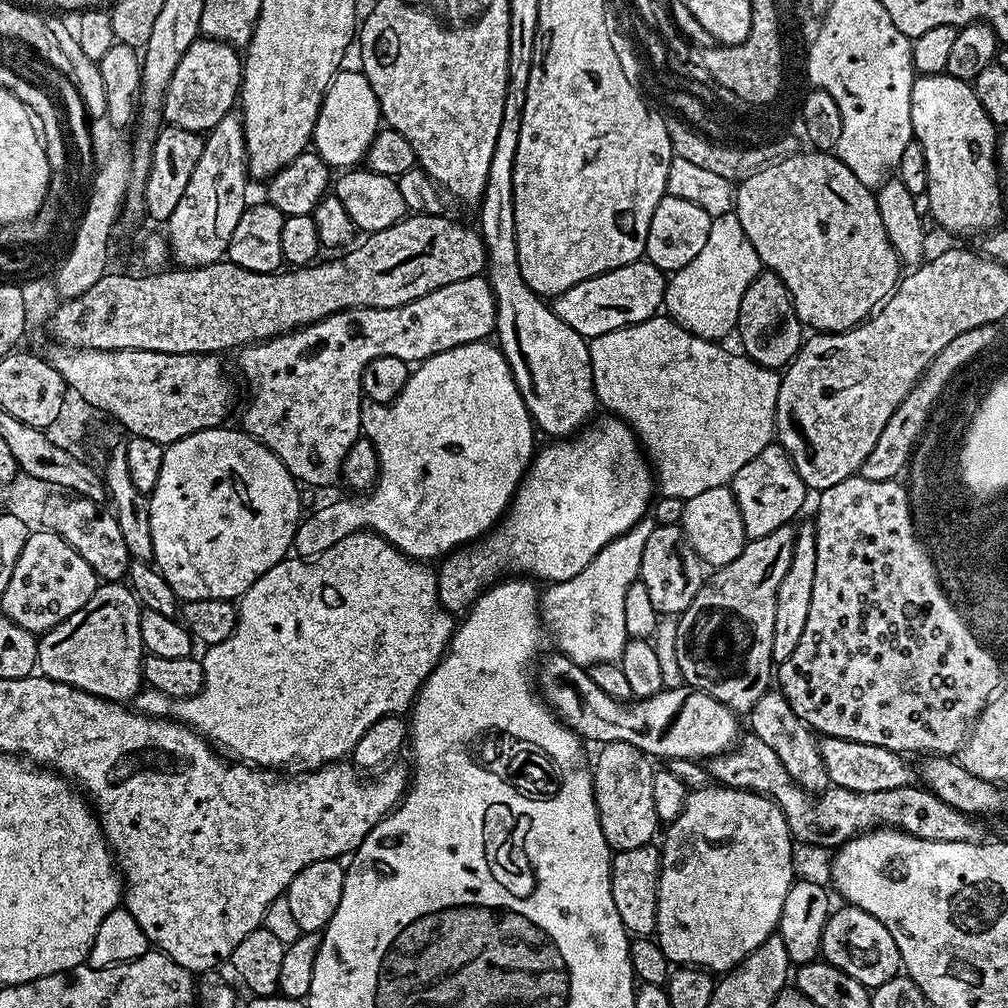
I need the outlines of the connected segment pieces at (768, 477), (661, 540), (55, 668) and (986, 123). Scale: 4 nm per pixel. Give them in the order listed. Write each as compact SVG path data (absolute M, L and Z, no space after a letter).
M779 442L768 444L762 454L750 458L750 462L746 462L746 466L734 474L730 487L738 502L738 510L742 510L742 526L748 540L766 538L766 534L774 534L774 530L783 524L792 524L804 499L810 496L794 462Z
M657 523L646 542L646 550L642 550L639 579L646 584L650 603L654 606L656 613L664 618L679 618L688 609L690 602L698 598L698 590L702 590L705 579L704 560L692 549L679 523Z
M104 582L90 594L90 602L70 614L66 622L54 626L39 637L36 645L36 662L39 675L50 678L54 682L62 682L66 686L74 686L78 690L86 690L90 694L100 696L113 702L132 702L145 687L144 682L144 643L140 629L140 613L142 609L132 589L124 582Z
M947 74L939 76L917 75L912 87L910 118L914 139L926 150L928 191L926 201L932 216L948 232L980 232L987 234L1001 223L1004 200L1000 197L1002 177L998 167L998 128L982 110L975 87L967 80Z

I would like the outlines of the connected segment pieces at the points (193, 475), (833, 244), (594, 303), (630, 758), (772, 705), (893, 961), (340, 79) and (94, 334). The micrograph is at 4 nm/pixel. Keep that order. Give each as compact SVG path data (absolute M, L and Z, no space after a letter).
M228 427L207 428L167 445L162 474L148 496L154 567L180 602L239 601L260 576L269 575L293 551L296 527L302 519L301 489L286 466L262 442L239 427Z
M801 150L795 152L792 156L786 156L782 160L777 160L764 168L760 168L754 174L750 174L744 180L739 181L738 187L735 189L734 211L738 222L742 224L742 230L750 240L751 245L754 246L754 250L757 251L761 265L767 271L778 274L778 278L782 278L786 290L790 290L792 305L801 325L808 327L809 324L812 330L817 333L846 332L849 328L855 328L873 309L883 304L896 291L902 279L900 256L895 252L894 246L891 245L890 238L887 237L886 229L882 224L882 218L879 217L876 192L867 188L862 182L858 182L858 178L854 178L854 173L850 171L850 166L842 163L832 152Z
M641 258L598 274L586 282L578 282L578 286L570 286L570 290L551 301L552 312L579 336L601 336L610 330L641 324L657 315L664 303L665 283L666 274L648 259Z
M610 742L599 751L594 756L592 789L598 818L602 822L602 834L606 834L609 848L618 853L653 843L657 839L656 827L662 824L654 810L654 774L657 769L653 761L638 750L638 746L630 746L630 742Z
M769 690L762 694L762 698L758 698L758 702L752 707L750 719L752 719L751 735L762 738L762 742L766 742L766 746L770 746L770 750L774 750L778 758L782 758L786 774L790 774L790 778L794 778L798 786L813 794L822 793L830 787L817 737L808 724L802 722L802 718L798 718L794 710L790 710L790 702L786 702L786 698L779 690Z
M843 906L829 915L826 930L822 930L822 946L820 956L827 963L834 965L842 974L850 974L866 989L874 989L890 982L890 978L901 975L902 965L898 942L894 942L890 930L874 918L874 914L866 914L866 910Z
M341 70L330 82L312 131L314 150L332 170L351 170L368 155L370 142L382 127L378 98L363 71Z
M408 214L394 226L369 232L363 239L360 245L357 243L337 255L340 256L337 260L321 259L307 268L291 270L251 272L227 259L197 268L176 266L173 272L152 270L140 274L144 276L123 276L112 270L94 282L86 294L60 302L52 316L51 339L69 350L154 350L162 354L199 356L225 354L231 348L239 350L250 344L272 340L275 336L285 336L297 328L304 328L330 314L351 308L397 308L434 290L442 290L442 286L450 286L450 282L462 282L462 278L479 276L488 263L488 252L479 231L451 220L448 214Z

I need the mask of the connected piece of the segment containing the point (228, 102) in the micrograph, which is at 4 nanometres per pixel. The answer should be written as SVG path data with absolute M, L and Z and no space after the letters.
M198 38L182 54L182 62L178 62L178 70L174 70L174 78L170 78L170 86L164 99L164 119L173 128L190 130L207 134L227 112L233 111L240 95L240 74L242 56L231 44L223 44L217 40Z

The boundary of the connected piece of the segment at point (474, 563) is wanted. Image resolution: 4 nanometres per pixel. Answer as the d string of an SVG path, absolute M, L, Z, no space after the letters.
M604 414L601 420L593 419L575 436L548 442L542 448L533 455L524 481L512 495L512 503L500 523L488 535L457 548L439 561L436 572L438 598L447 612L460 614L471 608L472 603L505 574L519 574L543 582L574 578L574 574L590 566L594 554L598 554L602 546L626 534L649 515L648 503L652 500L652 492L654 496L654 469L632 431L632 425L620 417Z

